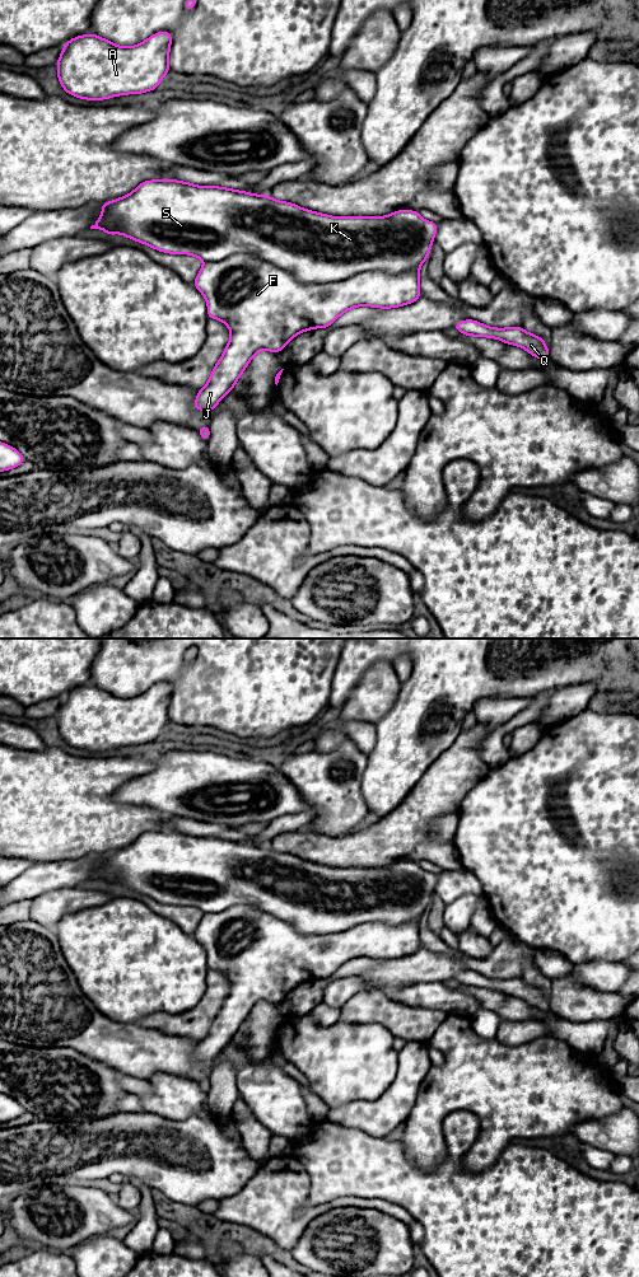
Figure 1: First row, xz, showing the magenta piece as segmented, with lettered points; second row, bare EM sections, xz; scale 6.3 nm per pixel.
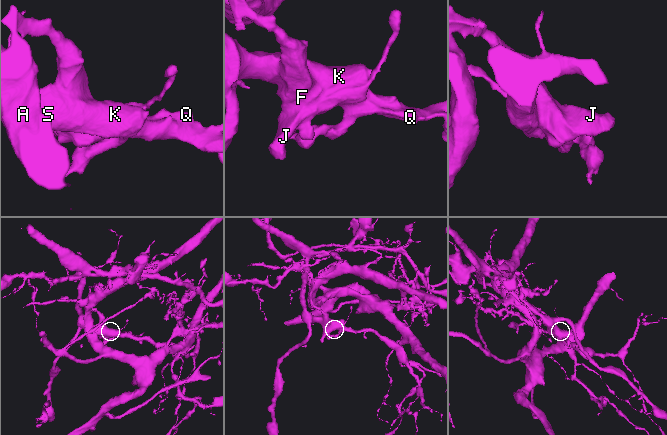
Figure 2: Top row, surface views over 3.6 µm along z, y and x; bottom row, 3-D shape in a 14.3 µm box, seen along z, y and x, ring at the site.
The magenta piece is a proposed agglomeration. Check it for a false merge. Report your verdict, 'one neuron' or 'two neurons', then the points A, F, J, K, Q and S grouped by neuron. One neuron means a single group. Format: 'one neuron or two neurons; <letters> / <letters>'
two neurons; A F J Q / K S

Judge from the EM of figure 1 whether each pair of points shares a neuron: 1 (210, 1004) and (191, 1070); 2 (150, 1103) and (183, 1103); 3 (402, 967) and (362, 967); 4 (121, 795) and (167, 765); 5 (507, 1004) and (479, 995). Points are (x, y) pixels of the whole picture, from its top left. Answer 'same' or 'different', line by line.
1: different
2: same
3: different
4: same
5: same

